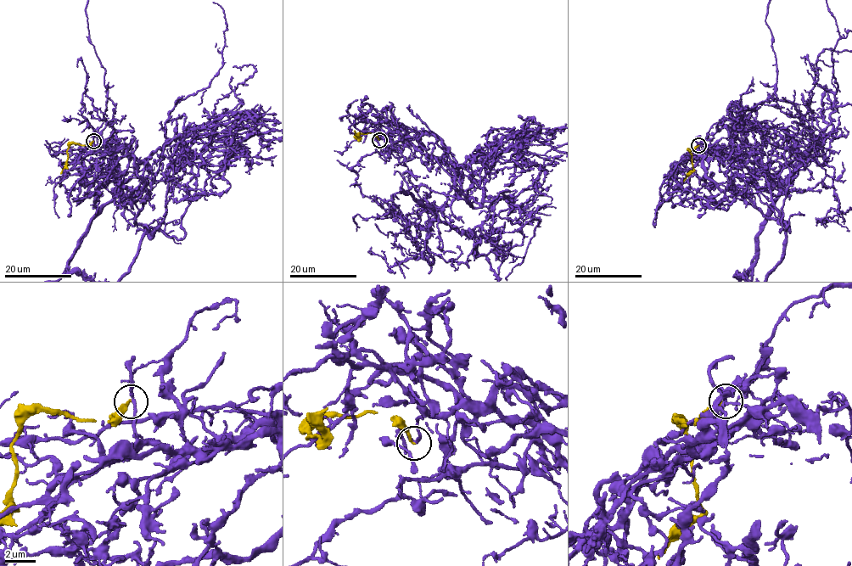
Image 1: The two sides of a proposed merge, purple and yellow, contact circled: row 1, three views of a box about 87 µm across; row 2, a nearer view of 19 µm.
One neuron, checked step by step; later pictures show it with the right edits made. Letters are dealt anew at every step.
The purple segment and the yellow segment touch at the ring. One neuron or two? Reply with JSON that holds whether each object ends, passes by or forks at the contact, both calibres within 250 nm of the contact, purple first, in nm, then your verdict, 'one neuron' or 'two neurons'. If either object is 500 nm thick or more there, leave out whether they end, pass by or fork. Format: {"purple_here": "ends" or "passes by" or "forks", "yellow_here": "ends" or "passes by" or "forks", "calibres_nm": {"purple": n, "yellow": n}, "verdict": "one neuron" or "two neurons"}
{"purple_here": "passes by", "yellow_here": "ends", "calibres_nm": {"purple": 190, "yellow": 170}, "verdict": "two neurons"}

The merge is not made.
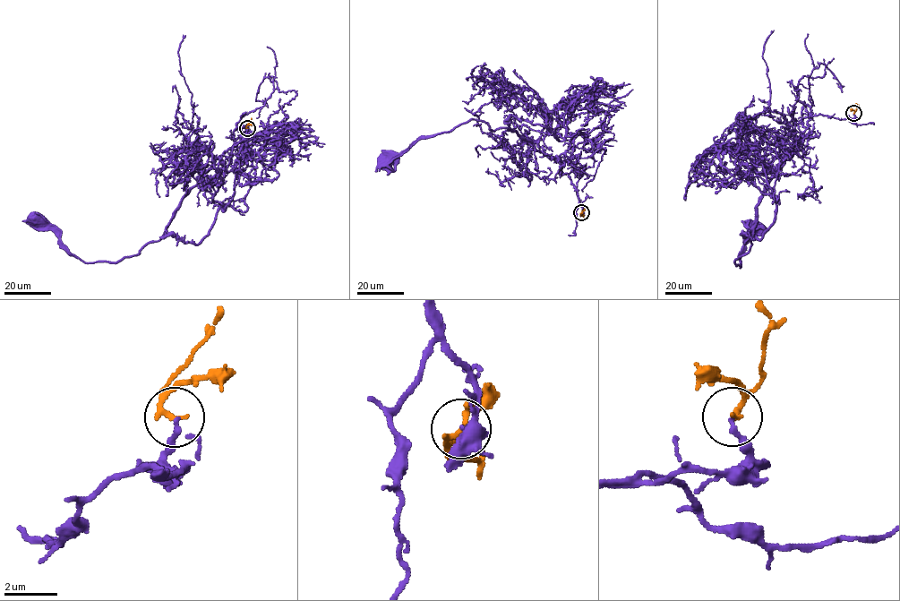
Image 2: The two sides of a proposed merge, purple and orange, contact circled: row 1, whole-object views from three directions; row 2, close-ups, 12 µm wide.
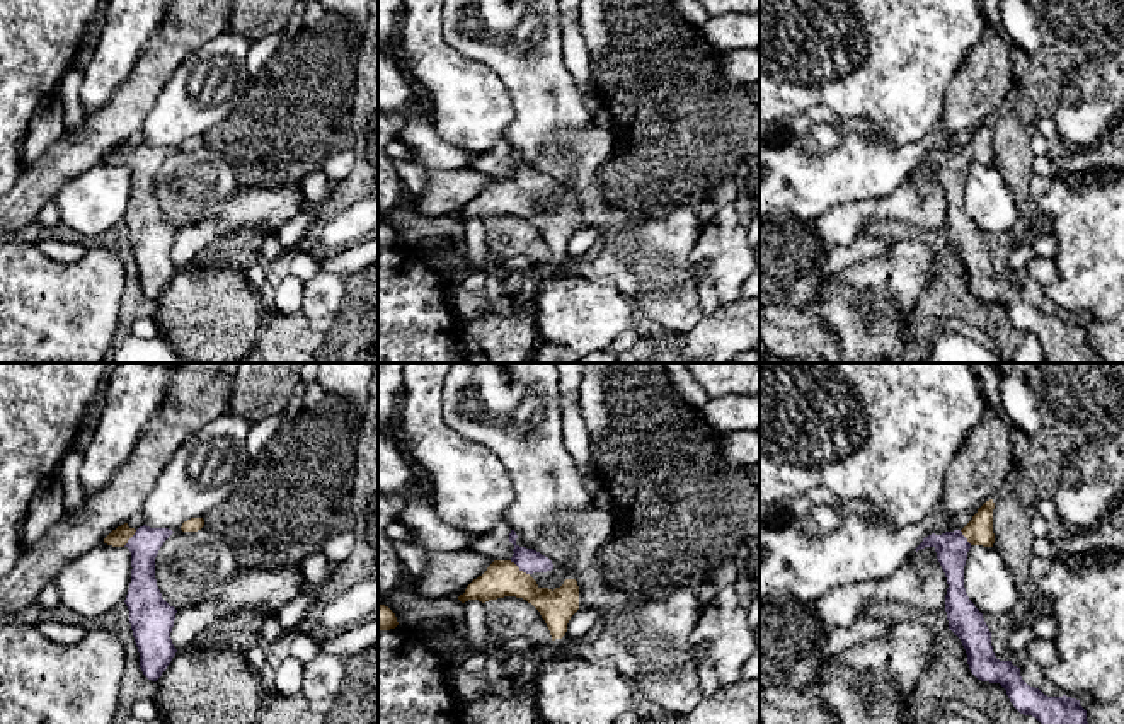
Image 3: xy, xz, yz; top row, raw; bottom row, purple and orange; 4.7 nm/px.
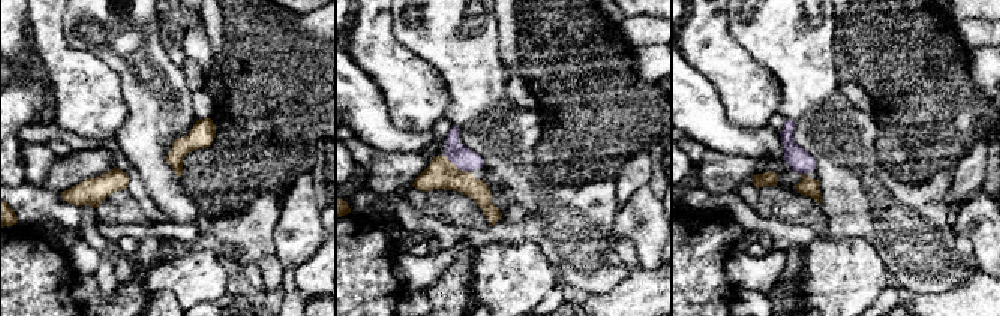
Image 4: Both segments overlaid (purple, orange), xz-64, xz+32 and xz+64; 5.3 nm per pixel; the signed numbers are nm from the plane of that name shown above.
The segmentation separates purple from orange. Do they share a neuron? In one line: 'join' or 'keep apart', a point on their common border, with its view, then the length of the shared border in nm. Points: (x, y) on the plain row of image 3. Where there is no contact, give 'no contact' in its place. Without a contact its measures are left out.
join | xz (520, 186) | 120 nm

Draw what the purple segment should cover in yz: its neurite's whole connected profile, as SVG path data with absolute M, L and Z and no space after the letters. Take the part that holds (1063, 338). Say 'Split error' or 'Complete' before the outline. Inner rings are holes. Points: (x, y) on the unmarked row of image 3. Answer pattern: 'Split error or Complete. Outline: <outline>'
Split error. Outline: M993 118L986 119L962 147L942 153L928 153L915 167L933 165L947 196L945 230L949 247L961 257L971 291L989 302L1000 302L1024 332L1035 336L1046 353L1044 363L1107 363L1087 341L1087 329L1071 315L1047 315L1027 303L1020 286L1012 279L1000 279L991 264L991 250L983 232L969 218L964 206L964 184L972 164L993 165Z

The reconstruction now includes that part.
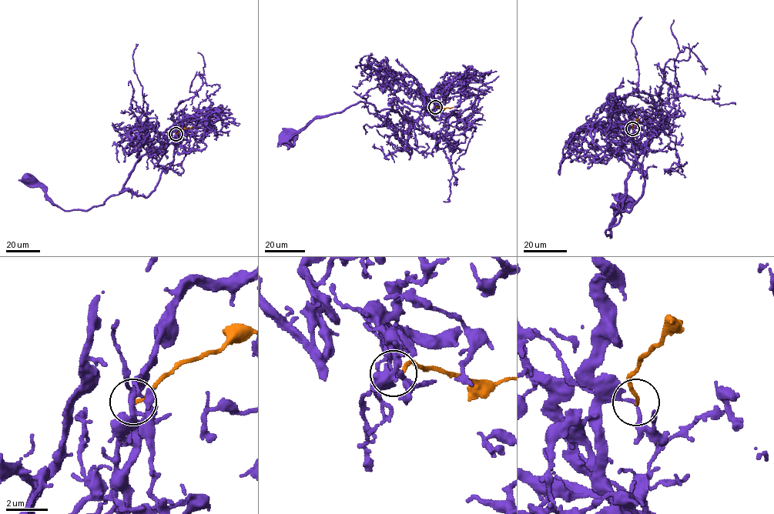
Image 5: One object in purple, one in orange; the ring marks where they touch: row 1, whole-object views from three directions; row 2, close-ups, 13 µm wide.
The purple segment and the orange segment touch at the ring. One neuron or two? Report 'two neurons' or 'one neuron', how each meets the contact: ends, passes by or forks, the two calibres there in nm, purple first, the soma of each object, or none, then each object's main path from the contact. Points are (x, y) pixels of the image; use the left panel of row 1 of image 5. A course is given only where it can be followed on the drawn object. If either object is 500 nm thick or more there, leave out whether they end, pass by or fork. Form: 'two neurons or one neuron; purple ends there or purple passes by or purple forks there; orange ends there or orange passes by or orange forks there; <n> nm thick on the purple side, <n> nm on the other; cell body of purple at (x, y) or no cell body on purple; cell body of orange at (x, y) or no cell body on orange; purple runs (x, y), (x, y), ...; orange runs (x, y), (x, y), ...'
two neurons; purple passes by; orange ends there; 150 nm thick on the purple side, 150 nm on the other; cell body of purple at (28, 178); no cell body on orange; purple runs (175, 133), (174, 141), (168, 145), (150, 148), (136, 163), (118, 194), (87, 210), (62, 209), (29, 178); orange runs (175, 133), (192, 127)

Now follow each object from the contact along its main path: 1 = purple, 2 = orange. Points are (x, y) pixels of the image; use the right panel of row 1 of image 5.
1: (633, 128), (628, 135), (641, 148), (627, 179), (619, 222), (605, 232), (610, 237), (620, 198)
2: (633, 128), (638, 118)

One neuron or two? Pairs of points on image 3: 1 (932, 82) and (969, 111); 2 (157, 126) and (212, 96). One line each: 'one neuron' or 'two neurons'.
1: two neurons
2: one neuron

